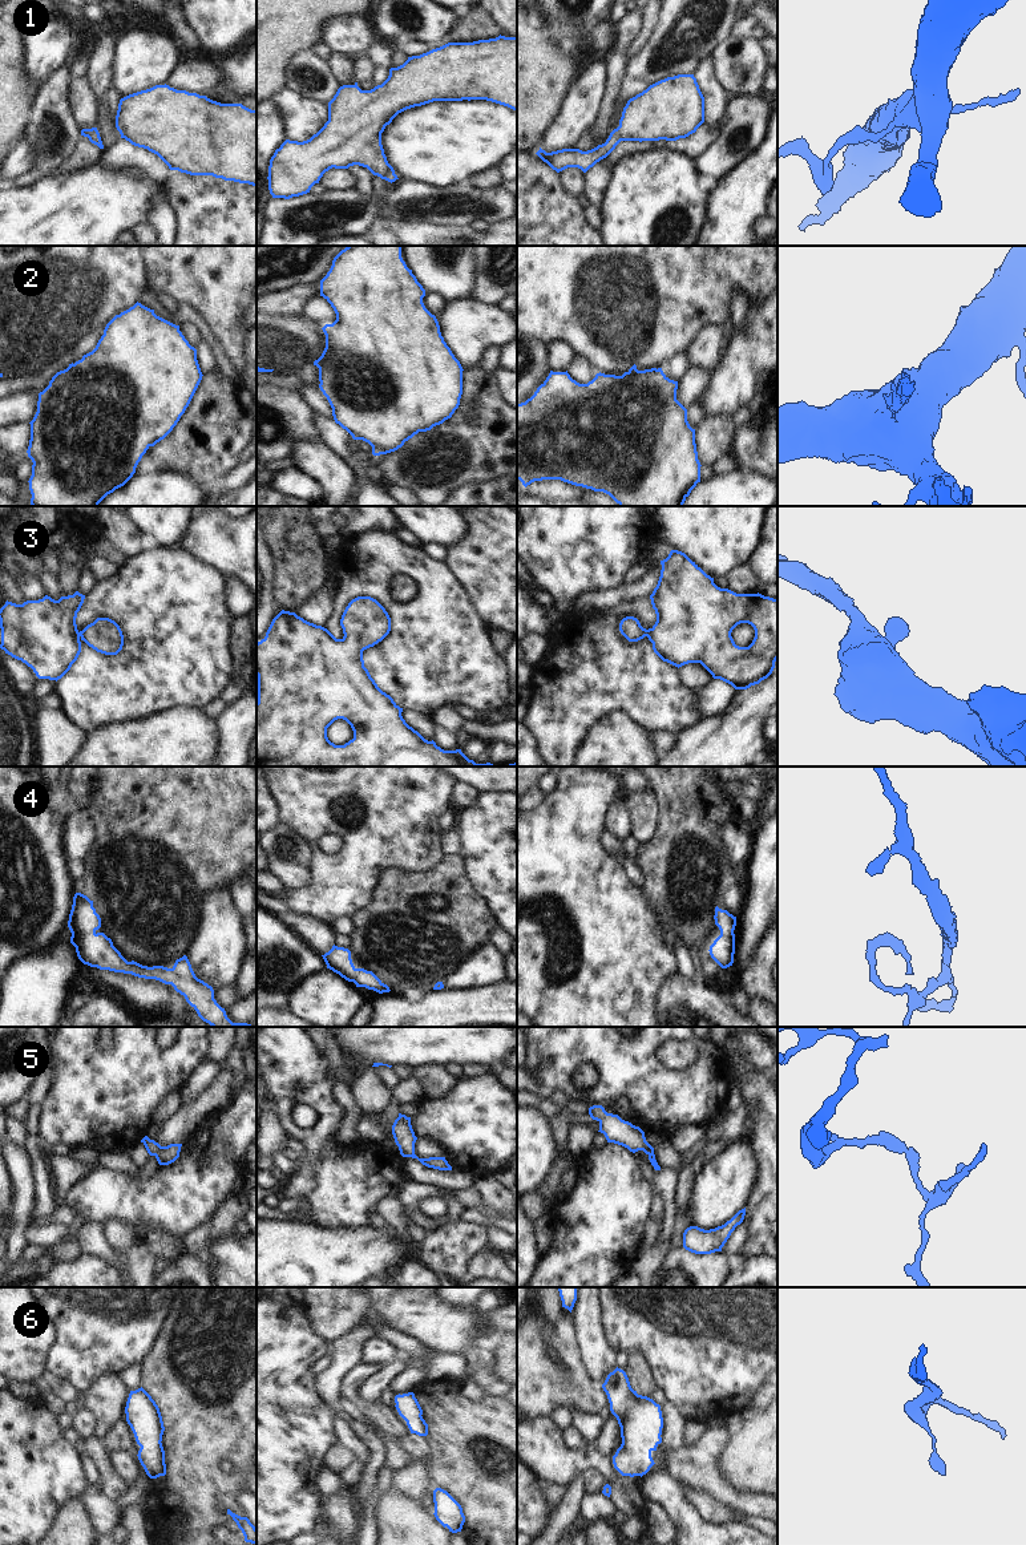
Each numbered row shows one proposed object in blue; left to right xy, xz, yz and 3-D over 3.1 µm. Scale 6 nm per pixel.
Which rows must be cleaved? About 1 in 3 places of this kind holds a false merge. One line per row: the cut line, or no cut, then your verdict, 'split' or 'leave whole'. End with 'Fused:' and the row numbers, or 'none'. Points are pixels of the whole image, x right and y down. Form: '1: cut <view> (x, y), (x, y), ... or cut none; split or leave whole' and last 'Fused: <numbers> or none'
1: cut none; leave whole
2: cut xz (326, 346), (326, 362), (322, 365), (322, 377), (319, 380); split
3: cut none; leave whole
4: cut none; leave whole
5: cut none; leave whole
6: cut none; leave whole
Fused: 2

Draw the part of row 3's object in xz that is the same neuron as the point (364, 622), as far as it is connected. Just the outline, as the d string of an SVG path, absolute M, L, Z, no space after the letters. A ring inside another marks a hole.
M358 596L355 599L352 599L348 606L346 607L342 619L340 619L340 626L343 628L343 634L344 636L342 639L336 639L327 628L322 627L322 626L316 626L314 623L310 623L307 620L304 620L303 618L298 616L295 612L290 612L290 611L284 611L282 610L271 622L266 636L256 643L256 676L258 676L258 701L256 701L256 767L501 767L501 765L493 765L490 763L486 764L476 764L473 760L469 760L462 752L461 749L456 749L456 751L444 751L440 747L436 745L436 743L428 741L425 740L417 731L415 731L412 727L409 727L405 720L401 716L403 708L400 708L393 699L387 695L385 692L383 692L377 684L375 683L375 680L371 678L368 670L364 667L364 660L363 660L363 651L373 647L375 644L377 644L379 642L381 642L391 631L391 618L388 615L388 612L385 611L385 608L373 598L371 596ZM338 719L343 719L346 720L352 731L354 731L354 739L350 740L348 743L346 743L344 745L335 745L334 743L331 743L327 737L327 728Z

